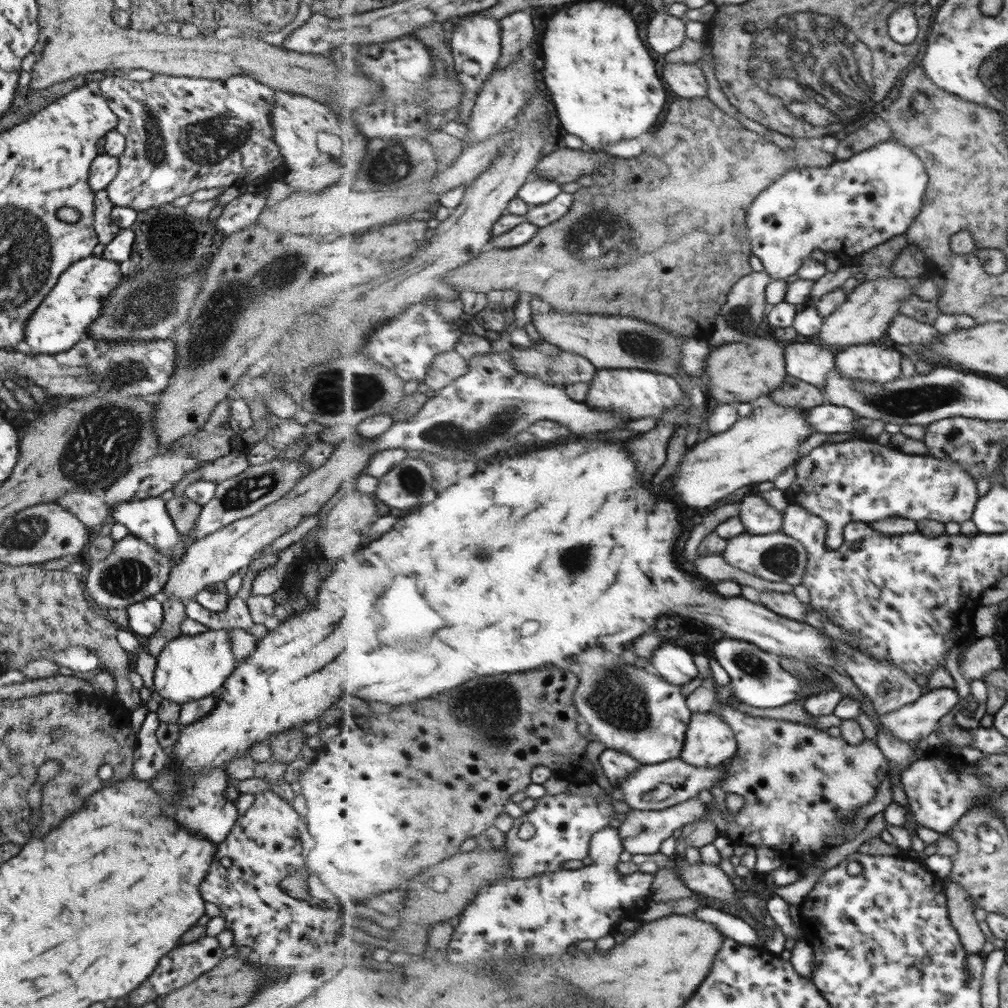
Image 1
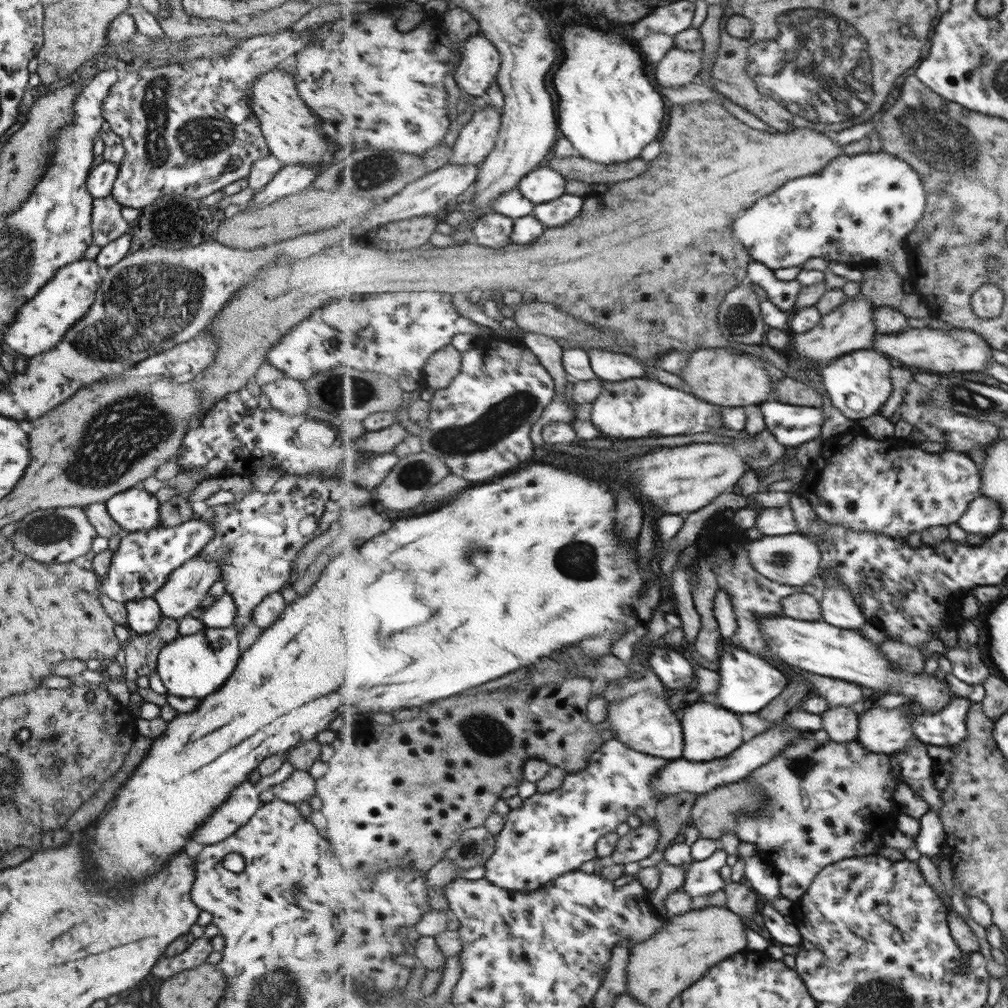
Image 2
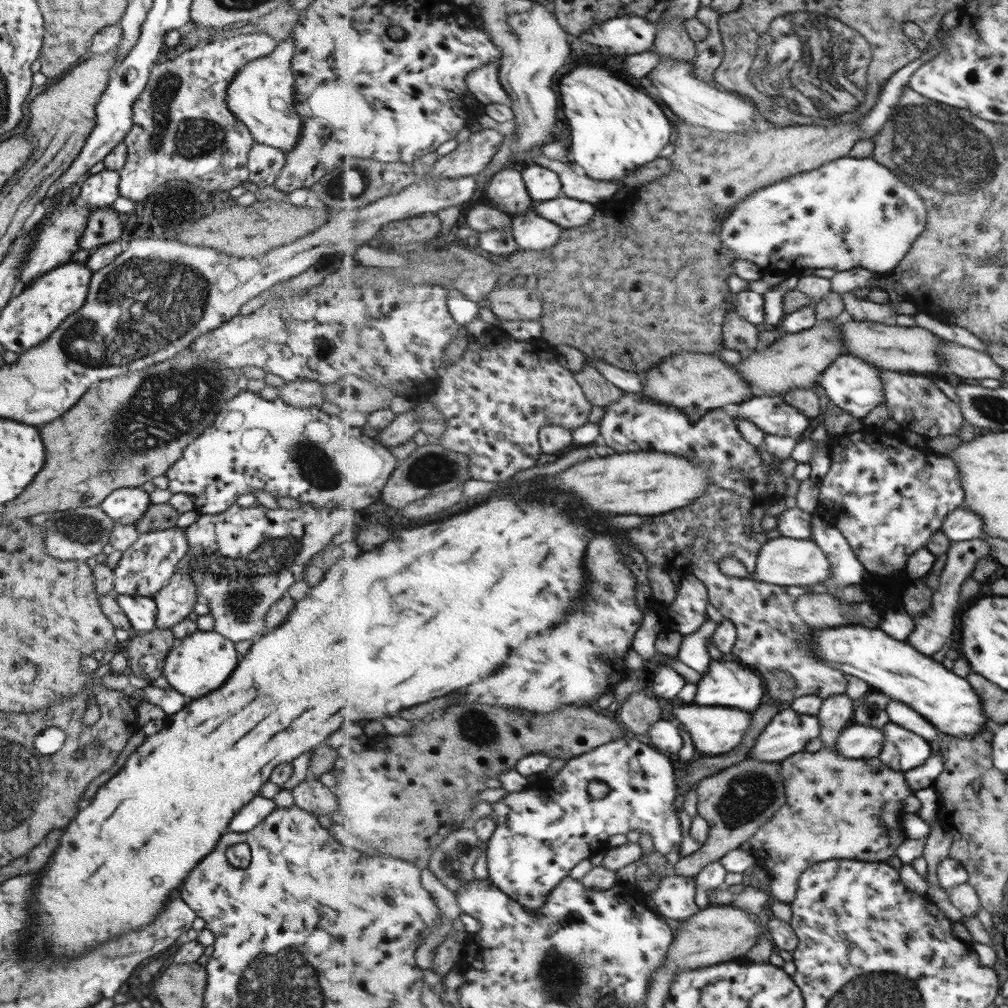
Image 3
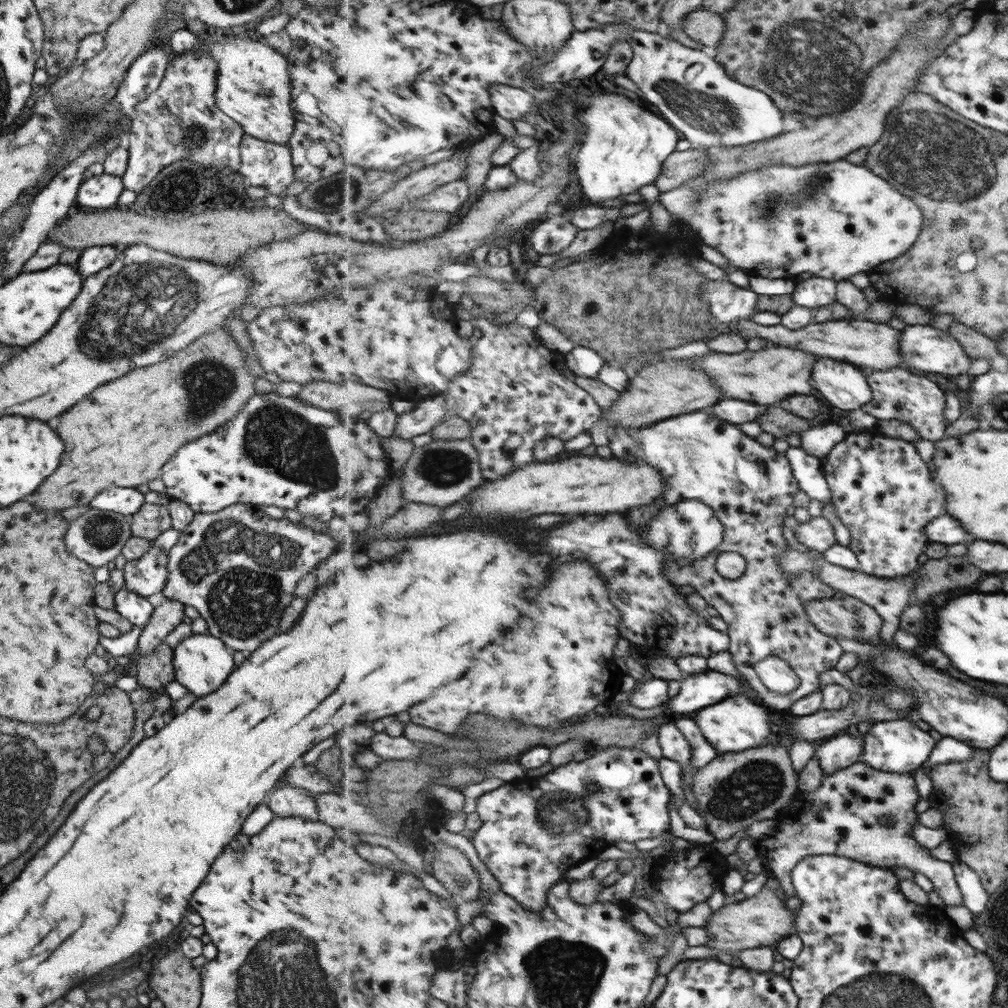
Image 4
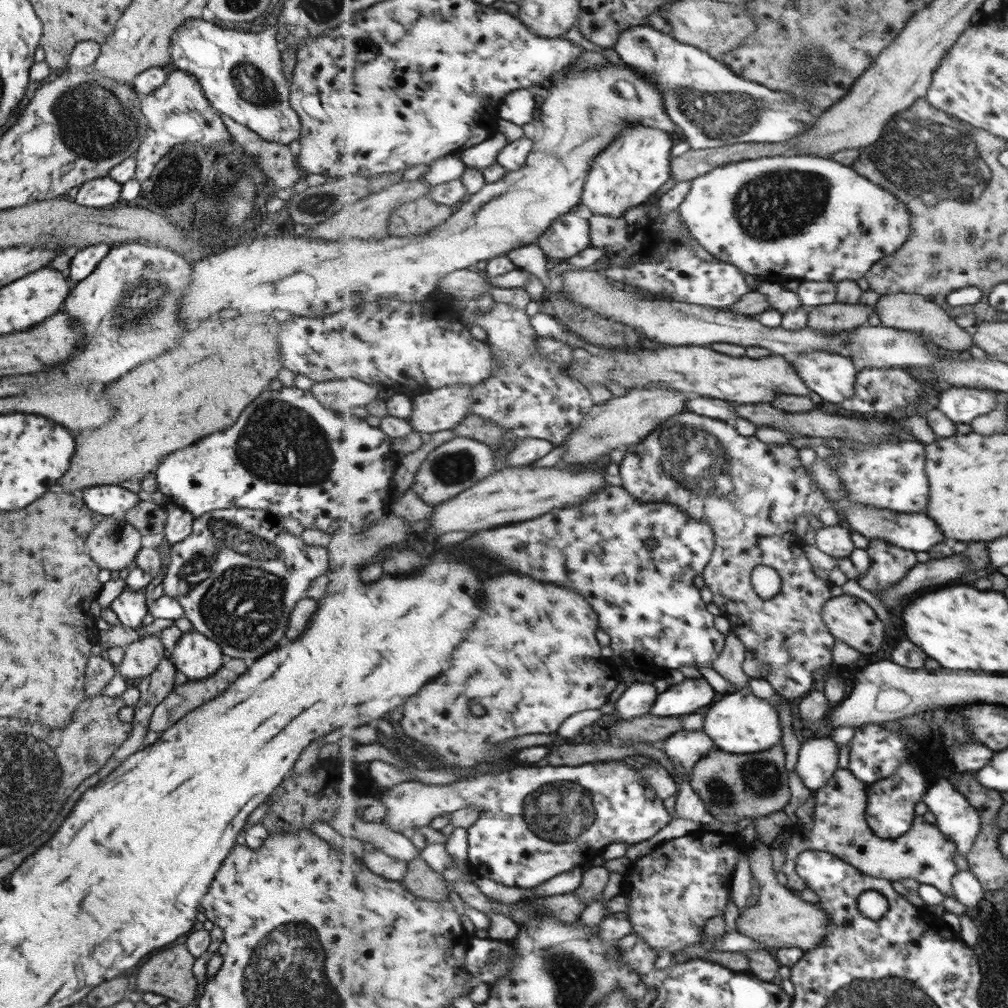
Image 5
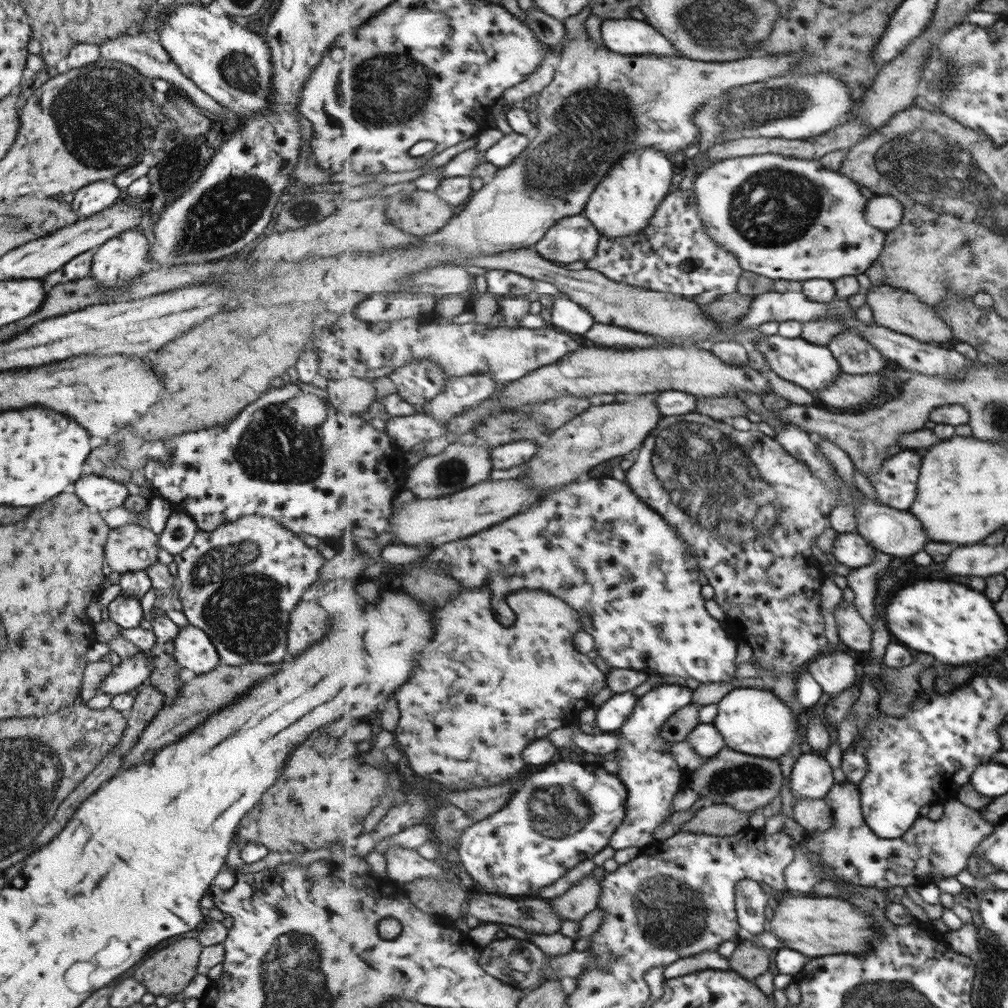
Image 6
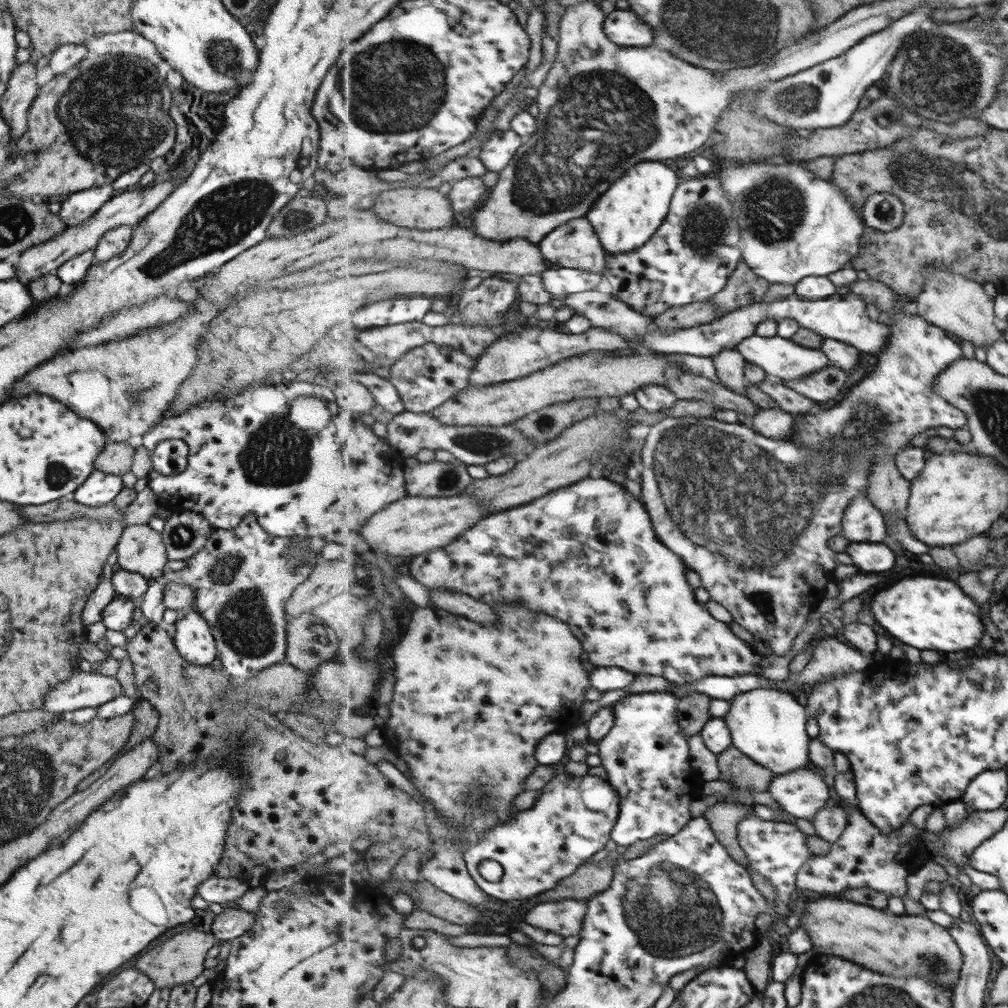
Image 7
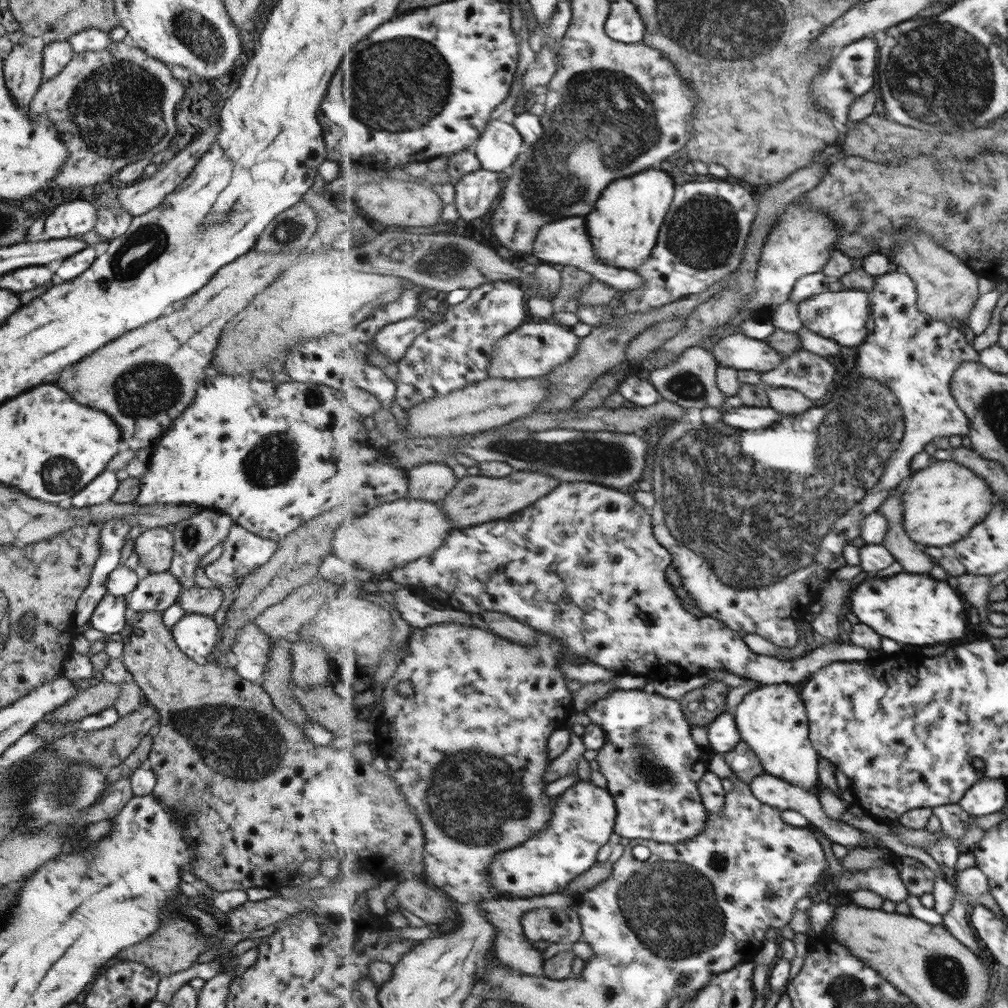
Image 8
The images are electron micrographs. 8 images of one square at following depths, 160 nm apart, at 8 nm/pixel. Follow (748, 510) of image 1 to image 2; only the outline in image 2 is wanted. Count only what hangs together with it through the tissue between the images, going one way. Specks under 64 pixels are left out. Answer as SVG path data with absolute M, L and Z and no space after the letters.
M790 506L772 508L762 507L758 512L756 528L760 529L763 535L786 535L798 532L795 515Z

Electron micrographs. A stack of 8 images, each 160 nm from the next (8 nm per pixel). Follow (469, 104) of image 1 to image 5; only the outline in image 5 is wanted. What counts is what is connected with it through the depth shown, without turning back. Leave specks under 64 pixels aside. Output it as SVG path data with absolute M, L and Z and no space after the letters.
M519 89L506 94L497 114L501 119L508 120L522 127L533 122L535 116L536 89Z

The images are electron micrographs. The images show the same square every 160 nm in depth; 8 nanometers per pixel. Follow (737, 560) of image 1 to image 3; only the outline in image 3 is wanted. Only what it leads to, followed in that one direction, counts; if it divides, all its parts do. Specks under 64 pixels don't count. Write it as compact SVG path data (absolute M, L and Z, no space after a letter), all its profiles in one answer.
M779 536L769 539L759 551L754 576L779 587L810 587L814 584L825 584L831 569L828 556L815 541Z

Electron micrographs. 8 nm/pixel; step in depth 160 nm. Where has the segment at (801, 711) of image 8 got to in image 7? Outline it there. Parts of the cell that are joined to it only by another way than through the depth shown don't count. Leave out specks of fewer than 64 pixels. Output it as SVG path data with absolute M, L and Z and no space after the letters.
M758 688L732 698L731 710L724 716L733 745L743 754L772 770L776 775L814 766L810 757L811 736L807 734L807 709L791 692Z

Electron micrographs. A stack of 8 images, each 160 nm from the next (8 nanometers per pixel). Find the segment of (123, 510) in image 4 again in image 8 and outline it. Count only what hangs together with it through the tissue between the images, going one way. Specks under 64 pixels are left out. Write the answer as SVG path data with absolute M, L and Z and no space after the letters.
M114 471L100 472L91 482L88 482L79 492L75 493L68 503L74 507L100 505L110 500L115 492L118 481Z

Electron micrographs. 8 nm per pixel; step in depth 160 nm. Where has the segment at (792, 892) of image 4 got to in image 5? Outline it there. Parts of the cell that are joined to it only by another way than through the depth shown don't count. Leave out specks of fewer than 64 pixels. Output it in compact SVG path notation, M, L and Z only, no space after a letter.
M846 768L839 769L823 788L816 791L815 822L793 828L792 837L785 847L786 861L782 872L786 874L787 886L796 891L807 888L806 882L799 877L797 860L803 851L819 850L834 854L873 878L892 881L915 879L920 883L932 884L943 894L953 896L953 880L960 872L955 863L956 844L943 835L940 827L927 822L923 815L915 817L911 831L903 834L903 837L883 839L875 835L866 820L870 785Z

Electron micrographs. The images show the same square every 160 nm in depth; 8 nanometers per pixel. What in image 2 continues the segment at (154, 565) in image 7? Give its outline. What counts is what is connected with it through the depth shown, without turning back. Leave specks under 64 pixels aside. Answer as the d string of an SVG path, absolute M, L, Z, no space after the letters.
M82 507L34 510L14 524L15 531L10 535L12 547L31 560L49 564L80 561L89 552L96 537L95 529L89 524Z

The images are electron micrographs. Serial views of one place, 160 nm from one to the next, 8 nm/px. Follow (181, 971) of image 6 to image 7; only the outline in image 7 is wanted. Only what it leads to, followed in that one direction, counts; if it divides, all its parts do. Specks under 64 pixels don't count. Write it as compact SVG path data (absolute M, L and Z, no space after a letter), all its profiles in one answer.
M185 930L179 932L165 942L153 946L147 952L135 958L134 968L147 975L147 978L154 984L154 988L173 988L179 984L191 982L203 972L203 960L206 955L213 953L215 937L205 932L195 932L195 930Z

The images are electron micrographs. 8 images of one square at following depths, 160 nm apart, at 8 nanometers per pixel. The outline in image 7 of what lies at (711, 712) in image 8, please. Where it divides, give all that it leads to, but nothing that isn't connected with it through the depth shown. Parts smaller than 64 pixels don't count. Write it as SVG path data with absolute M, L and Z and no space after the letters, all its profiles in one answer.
M691 693L682 697L678 704L678 721L682 733L687 737L700 734L703 727L713 718L710 704L713 698L703 693Z

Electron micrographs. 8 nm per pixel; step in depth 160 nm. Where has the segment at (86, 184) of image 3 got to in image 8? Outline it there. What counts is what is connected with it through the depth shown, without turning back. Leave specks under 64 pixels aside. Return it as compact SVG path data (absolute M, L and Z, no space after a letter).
M84 199L59 202L48 212L42 232L45 239L77 237L92 230L98 206Z

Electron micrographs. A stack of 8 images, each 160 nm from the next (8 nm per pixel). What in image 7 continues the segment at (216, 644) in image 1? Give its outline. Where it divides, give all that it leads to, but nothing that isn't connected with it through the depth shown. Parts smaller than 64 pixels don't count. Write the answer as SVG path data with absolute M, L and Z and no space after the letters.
M187 610L179 615L178 619L174 622L175 633L171 638L173 646L177 654L191 664L205 666L211 664L211 661L216 658L216 648L214 645L214 638L211 636L211 630L204 622L203 618L195 611Z

